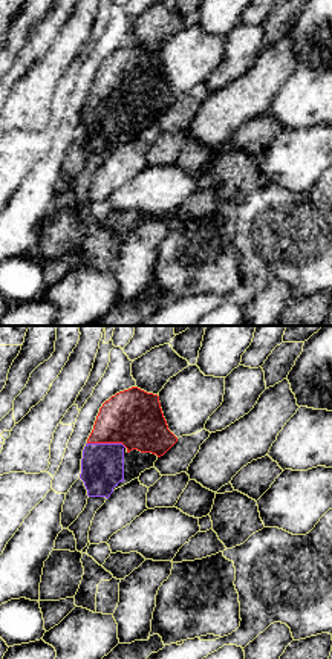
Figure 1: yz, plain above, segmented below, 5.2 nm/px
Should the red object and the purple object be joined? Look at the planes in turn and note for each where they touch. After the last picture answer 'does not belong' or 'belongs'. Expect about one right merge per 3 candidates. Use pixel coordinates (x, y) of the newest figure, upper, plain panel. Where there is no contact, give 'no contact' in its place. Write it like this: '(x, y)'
(107, 100)

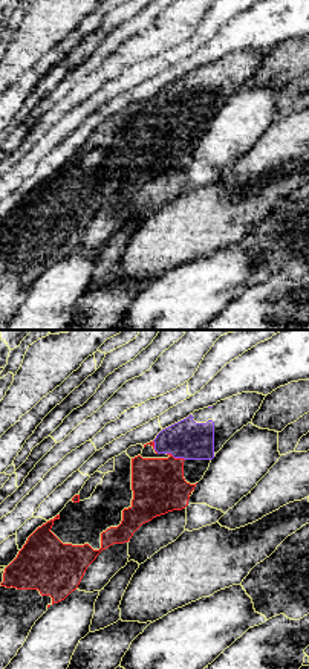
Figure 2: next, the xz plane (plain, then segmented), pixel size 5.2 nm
(176, 116)

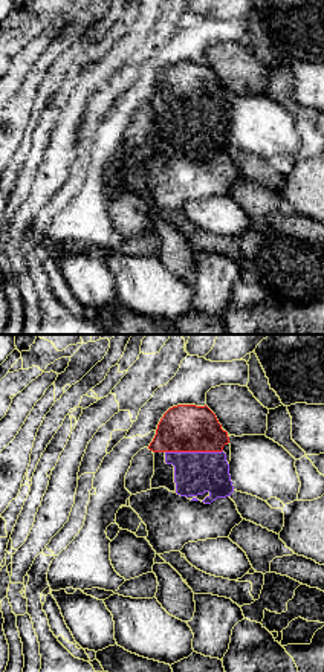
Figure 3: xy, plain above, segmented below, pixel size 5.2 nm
(193, 109)

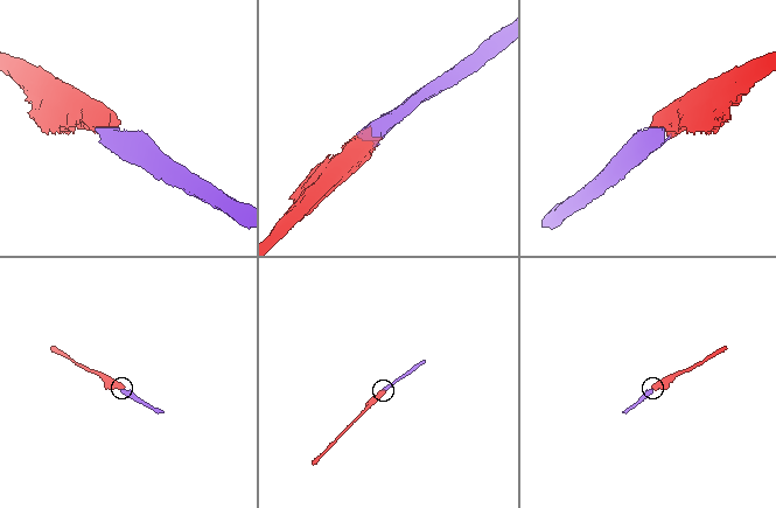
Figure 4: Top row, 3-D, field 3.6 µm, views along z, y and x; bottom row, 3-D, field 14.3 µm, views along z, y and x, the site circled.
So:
belongs

